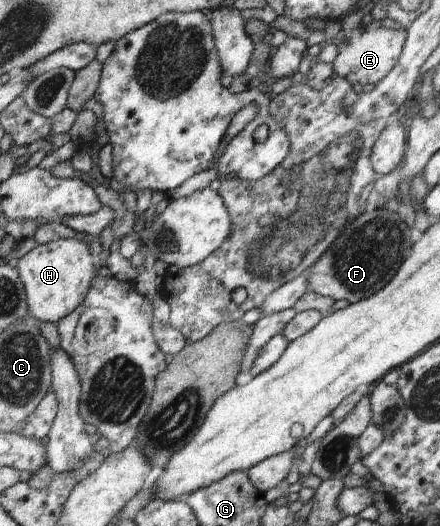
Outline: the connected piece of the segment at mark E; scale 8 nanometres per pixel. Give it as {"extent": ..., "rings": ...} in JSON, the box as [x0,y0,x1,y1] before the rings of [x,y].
{"extent":[331,27,407,84],"rings":[[[359,27],[345,32],[345,38],[337,44],[338,54],[331,63],[335,75],[345,78],[349,84],[377,84],[393,70],[399,62],[407,31],[380,27],[376,30],[364,30]]]}

